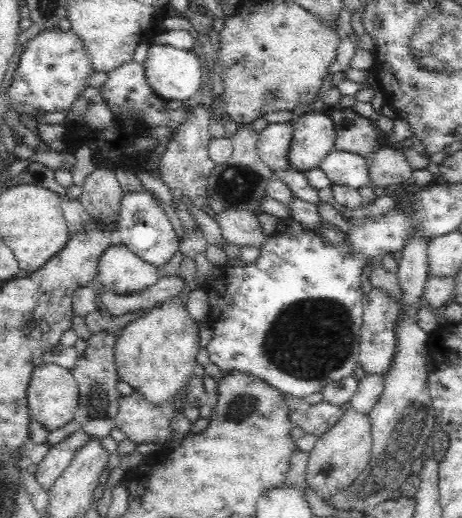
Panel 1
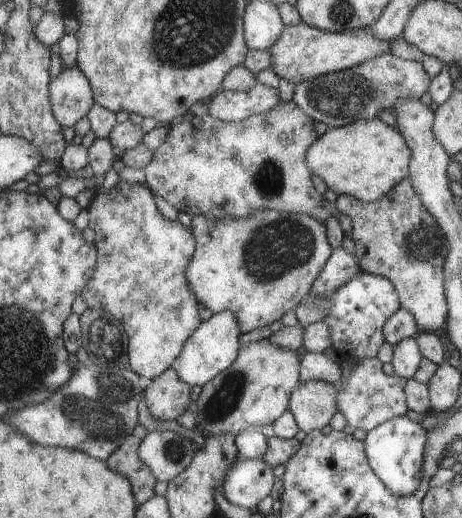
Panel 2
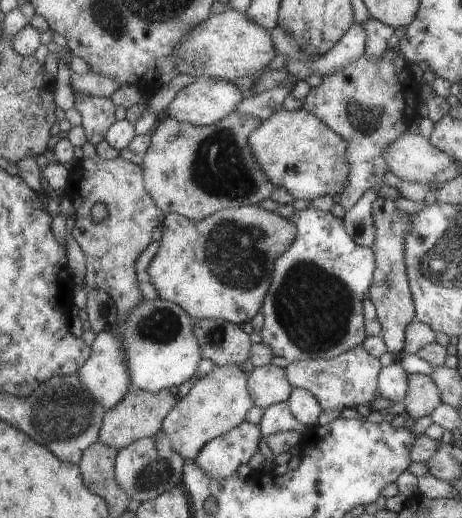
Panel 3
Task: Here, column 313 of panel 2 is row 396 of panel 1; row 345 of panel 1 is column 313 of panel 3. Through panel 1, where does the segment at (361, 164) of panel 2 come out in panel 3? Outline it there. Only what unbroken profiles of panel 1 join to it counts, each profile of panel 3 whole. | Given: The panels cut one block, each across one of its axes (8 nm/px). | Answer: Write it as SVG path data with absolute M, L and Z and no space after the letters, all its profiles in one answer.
M303 108L273 112L269 118L262 120L248 141L256 162L266 172L267 179L295 199L311 201L324 194L331 197L341 194L347 186L350 176L348 143Z

